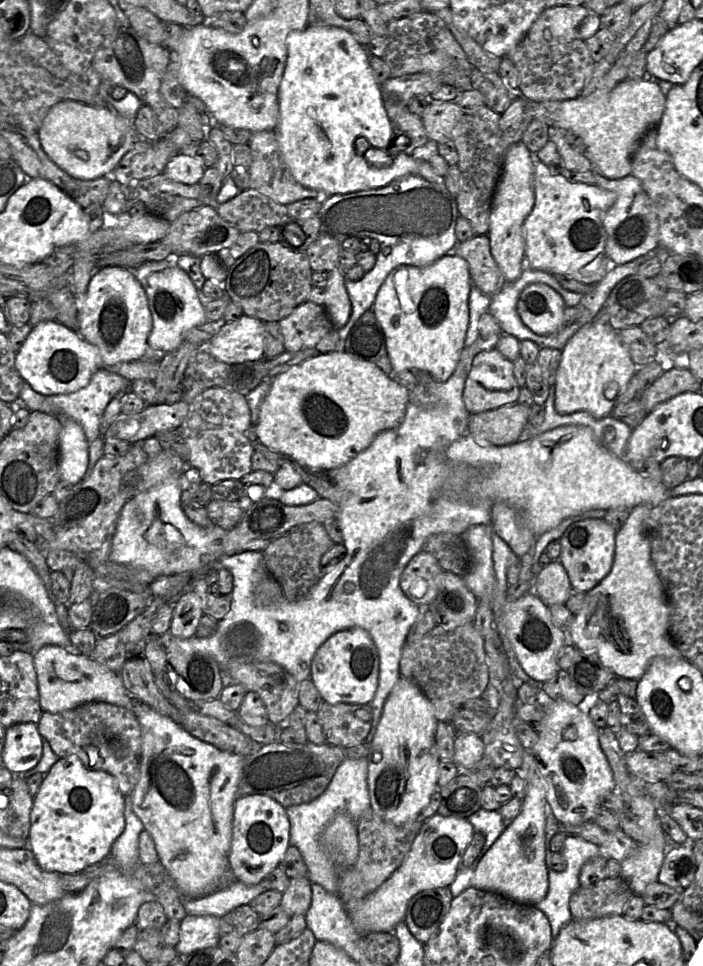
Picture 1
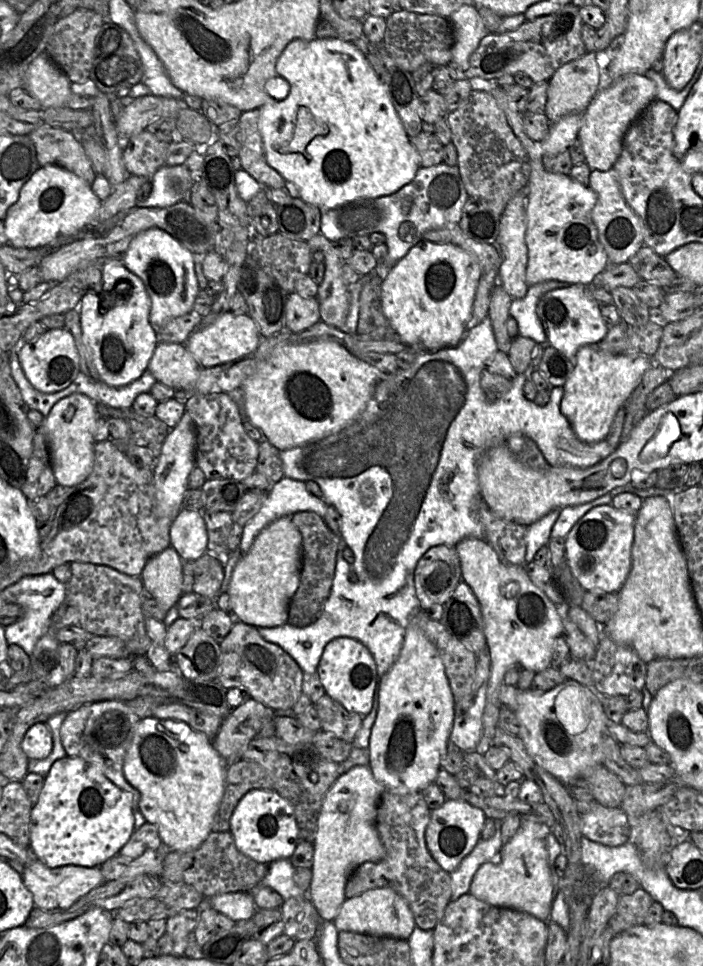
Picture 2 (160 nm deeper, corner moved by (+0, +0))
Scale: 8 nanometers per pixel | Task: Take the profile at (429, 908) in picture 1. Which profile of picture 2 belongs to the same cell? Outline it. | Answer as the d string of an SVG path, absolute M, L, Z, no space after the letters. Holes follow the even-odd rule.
M385 790L377 808L376 828L386 855L380 861L364 862L353 870L346 883L346 898L375 888L390 887L406 900L416 926L433 930L451 902L452 888L450 873L434 860L427 848L425 831L430 815L431 810L421 791L398 794Z

